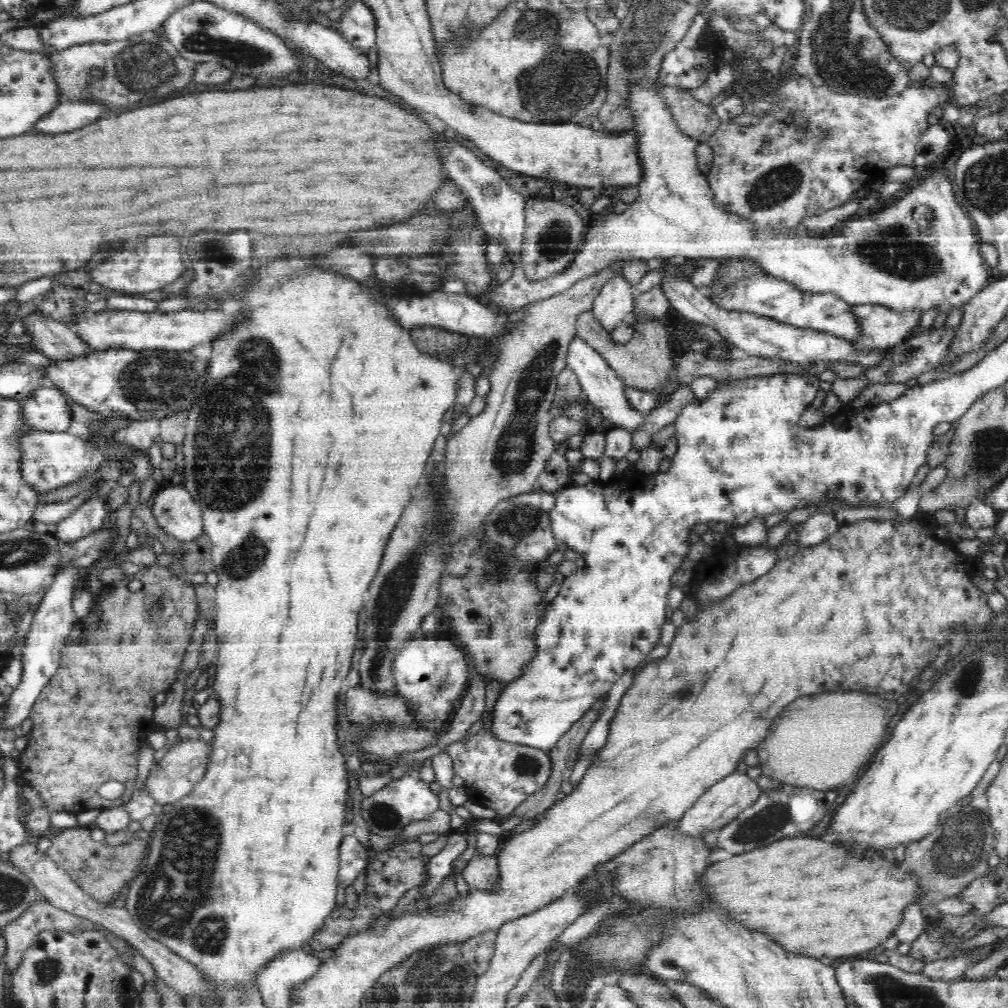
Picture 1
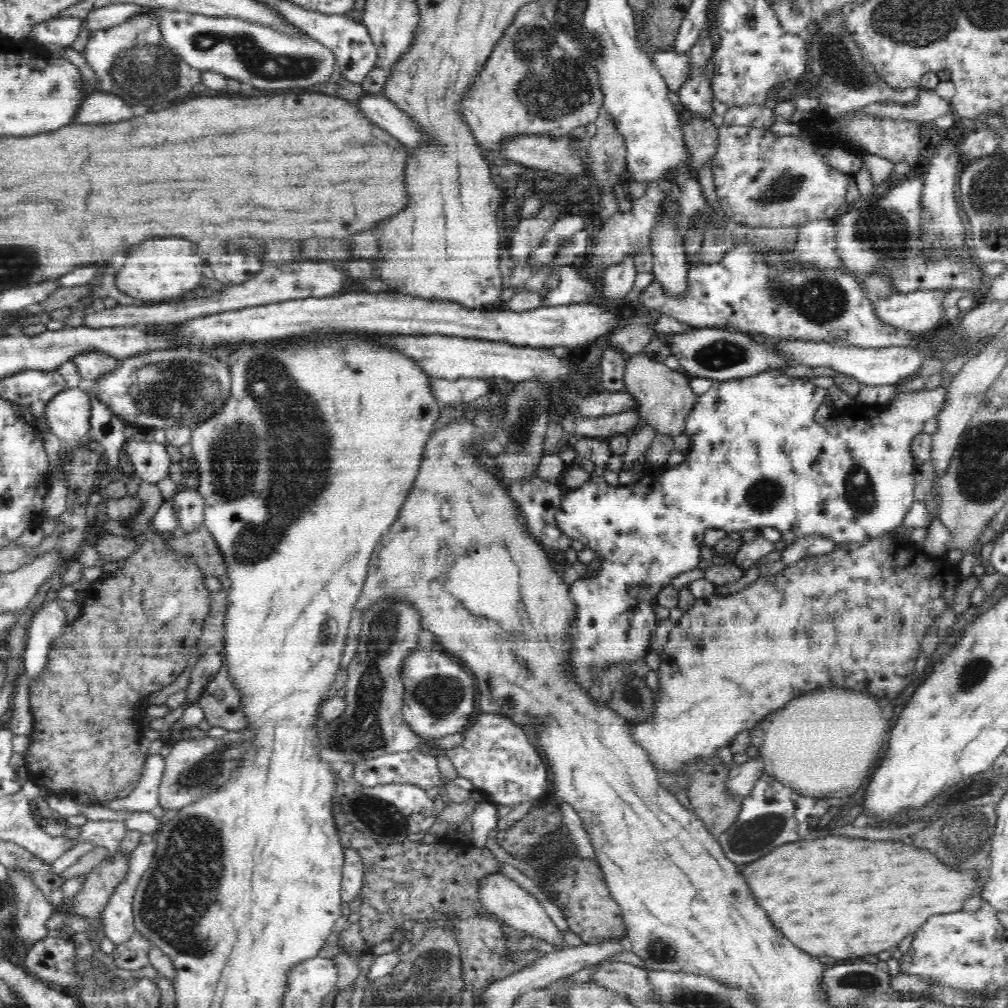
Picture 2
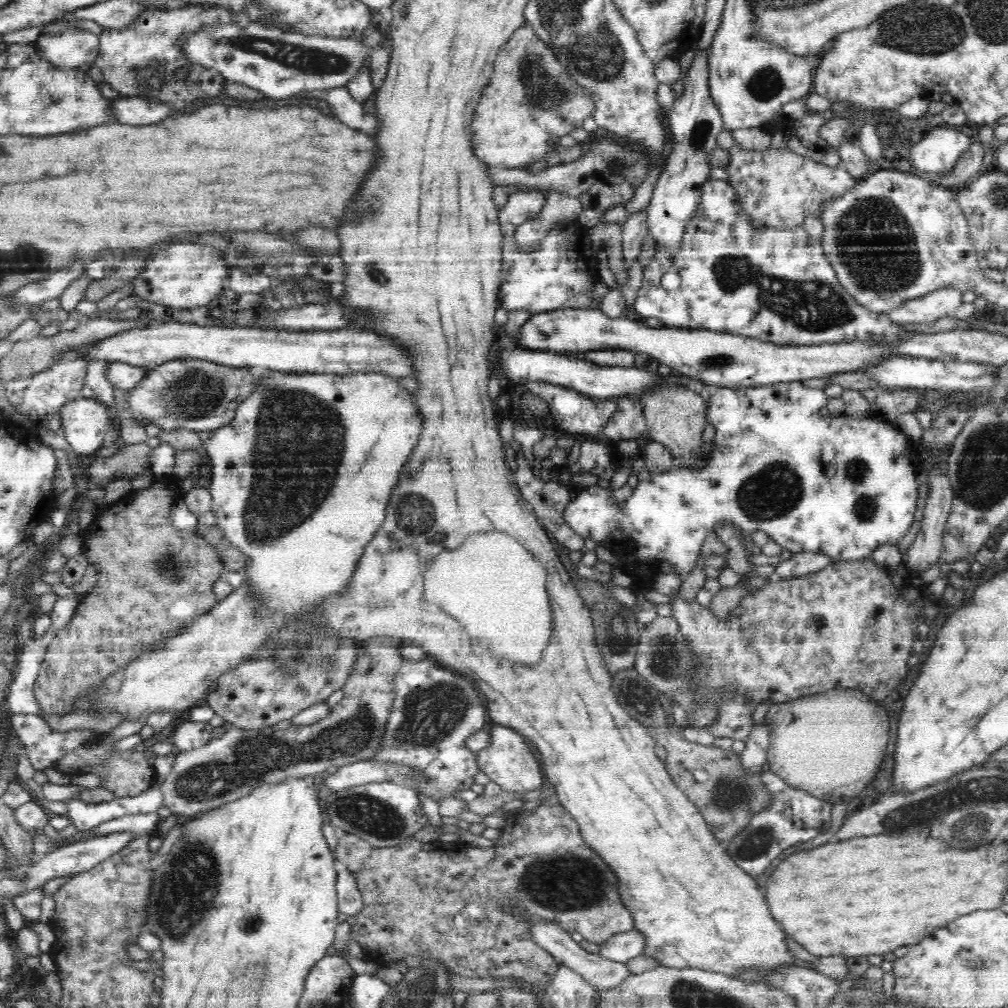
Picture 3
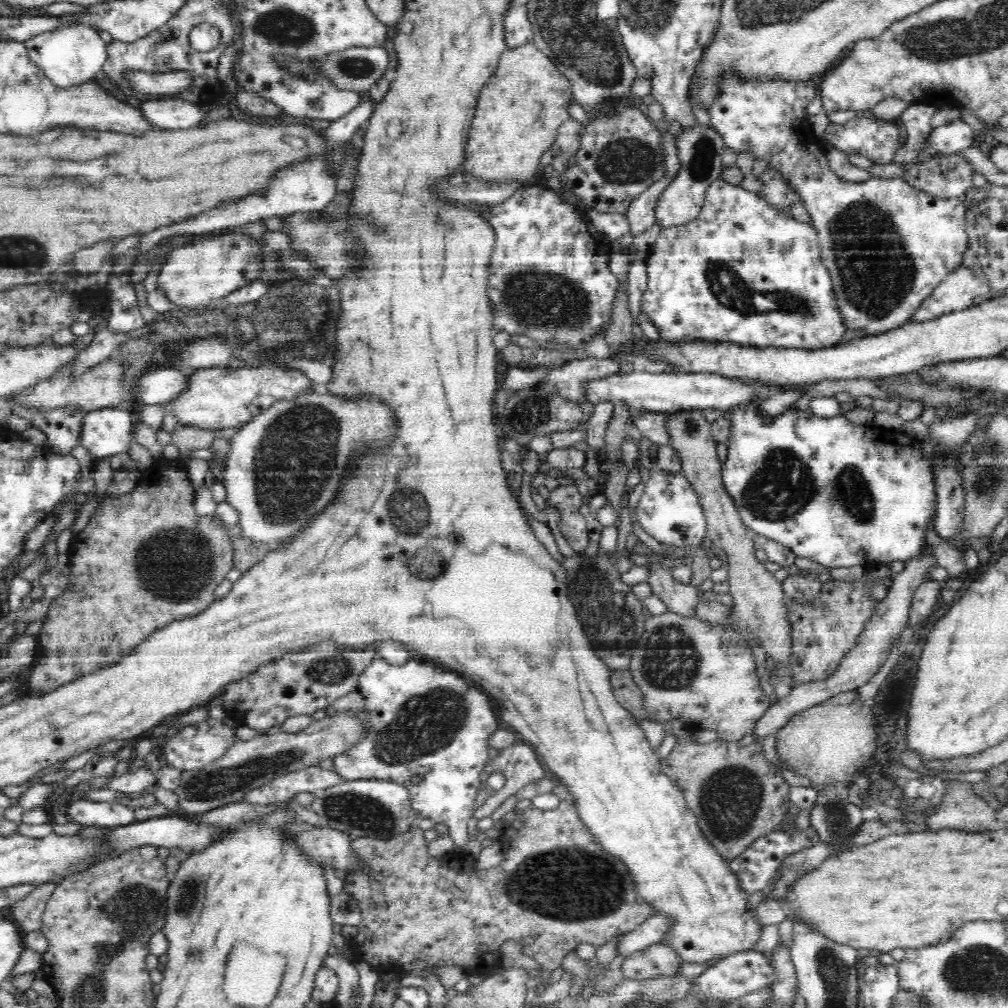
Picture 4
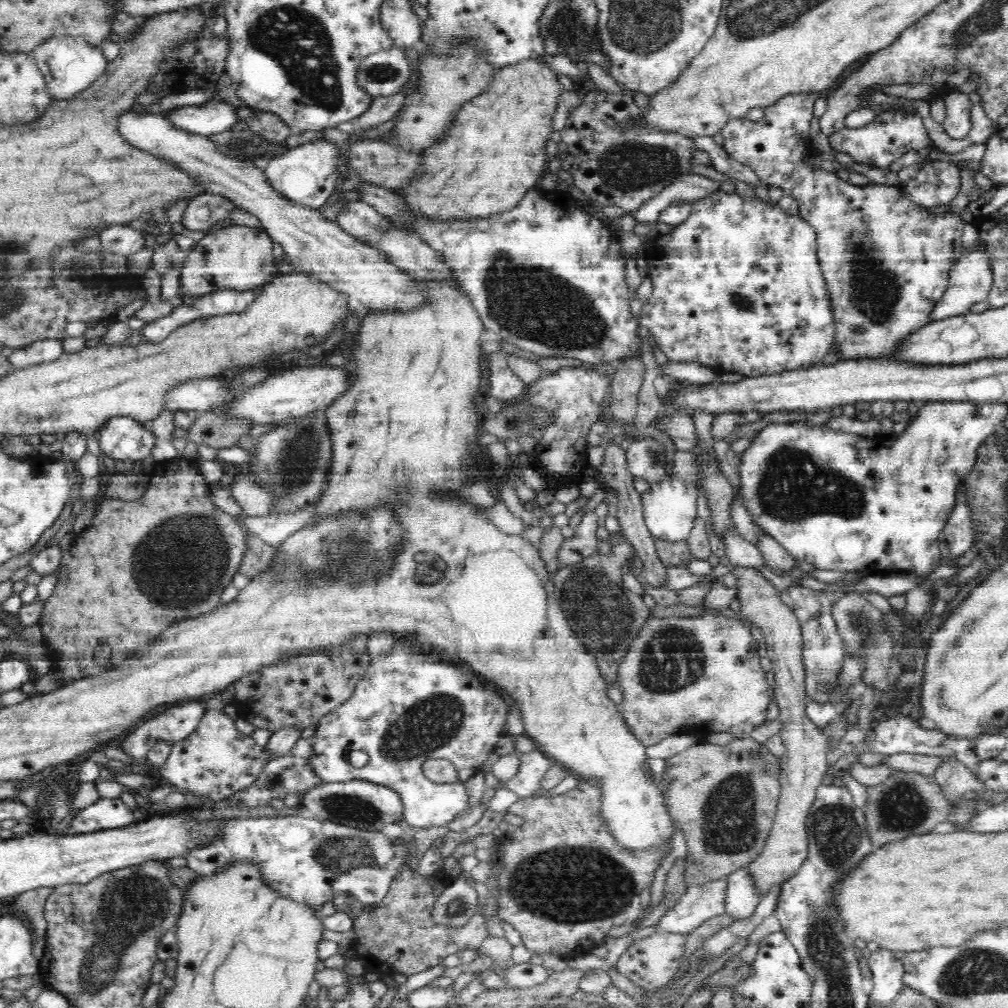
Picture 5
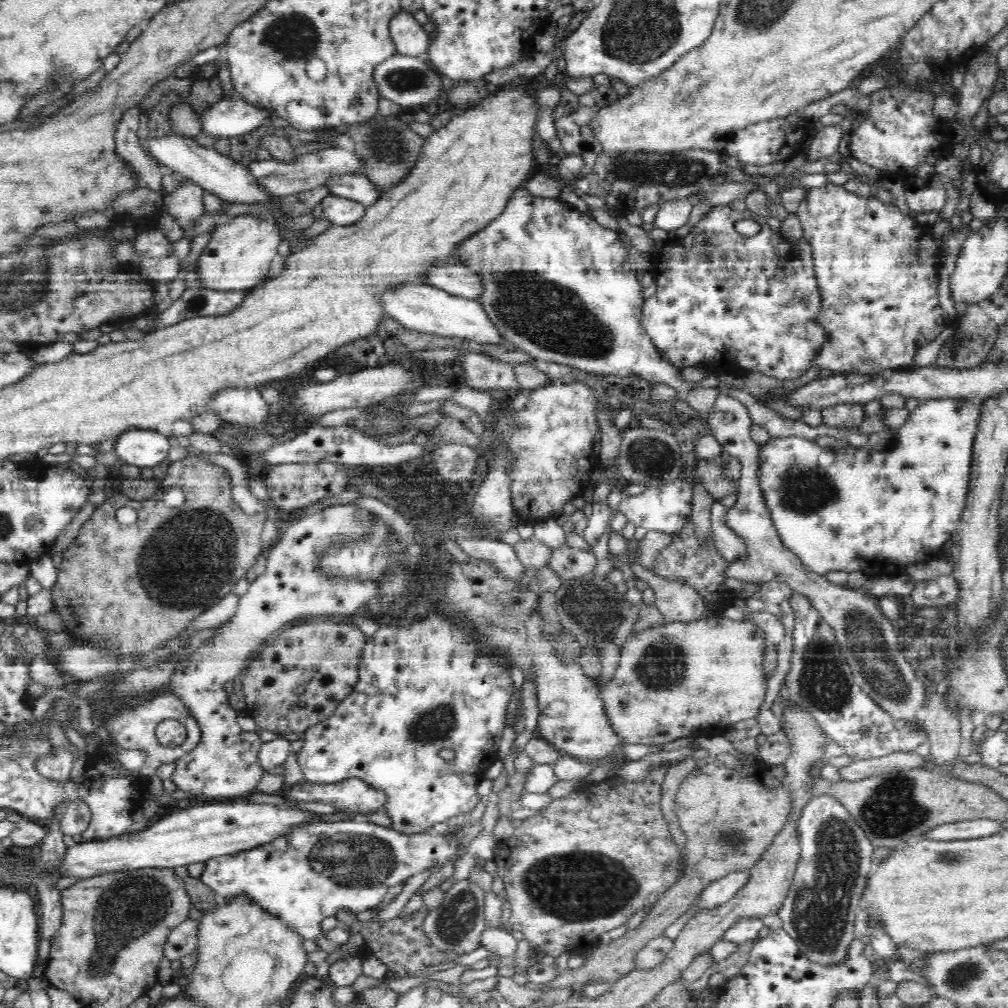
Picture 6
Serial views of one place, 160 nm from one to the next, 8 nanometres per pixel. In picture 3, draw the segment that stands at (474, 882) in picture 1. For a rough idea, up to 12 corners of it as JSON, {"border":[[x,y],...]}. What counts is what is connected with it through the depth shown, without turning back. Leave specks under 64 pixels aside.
{"border":[[533,923],[531,934],[559,966],[599,992],[631,976],[626,963],[589,954],[556,924]]}

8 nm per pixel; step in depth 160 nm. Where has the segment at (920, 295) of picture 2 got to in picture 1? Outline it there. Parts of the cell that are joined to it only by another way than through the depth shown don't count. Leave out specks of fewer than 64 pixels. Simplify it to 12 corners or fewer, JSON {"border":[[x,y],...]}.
{"border":[[854,306],[861,350],[883,350],[914,334],[922,314]]}

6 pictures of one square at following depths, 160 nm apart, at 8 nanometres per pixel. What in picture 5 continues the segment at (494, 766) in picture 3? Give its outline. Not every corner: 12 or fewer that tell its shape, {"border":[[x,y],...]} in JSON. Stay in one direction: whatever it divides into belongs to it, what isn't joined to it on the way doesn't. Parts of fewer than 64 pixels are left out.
{"border":[[539,749],[520,753],[505,786],[521,799],[539,789],[554,760]]}

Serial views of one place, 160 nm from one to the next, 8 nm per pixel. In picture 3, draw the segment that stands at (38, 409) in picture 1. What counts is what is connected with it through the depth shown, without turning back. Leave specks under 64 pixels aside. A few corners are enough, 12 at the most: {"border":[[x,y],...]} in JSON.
{"border":[[78,397],[60,412],[64,438],[94,454],[112,430],[100,401]]}

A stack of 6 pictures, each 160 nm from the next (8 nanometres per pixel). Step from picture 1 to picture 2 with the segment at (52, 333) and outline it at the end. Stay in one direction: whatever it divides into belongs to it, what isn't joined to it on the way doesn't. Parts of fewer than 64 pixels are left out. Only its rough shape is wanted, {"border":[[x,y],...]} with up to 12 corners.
{"border":[[86,352],[72,361],[90,392],[95,382],[117,369],[117,358]]}

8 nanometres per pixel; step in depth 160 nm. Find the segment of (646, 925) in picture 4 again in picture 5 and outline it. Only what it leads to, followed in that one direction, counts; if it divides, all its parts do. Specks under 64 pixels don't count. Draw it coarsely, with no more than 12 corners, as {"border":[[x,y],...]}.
{"border":[[725,877],[688,885],[654,933],[689,934],[722,915]]}

